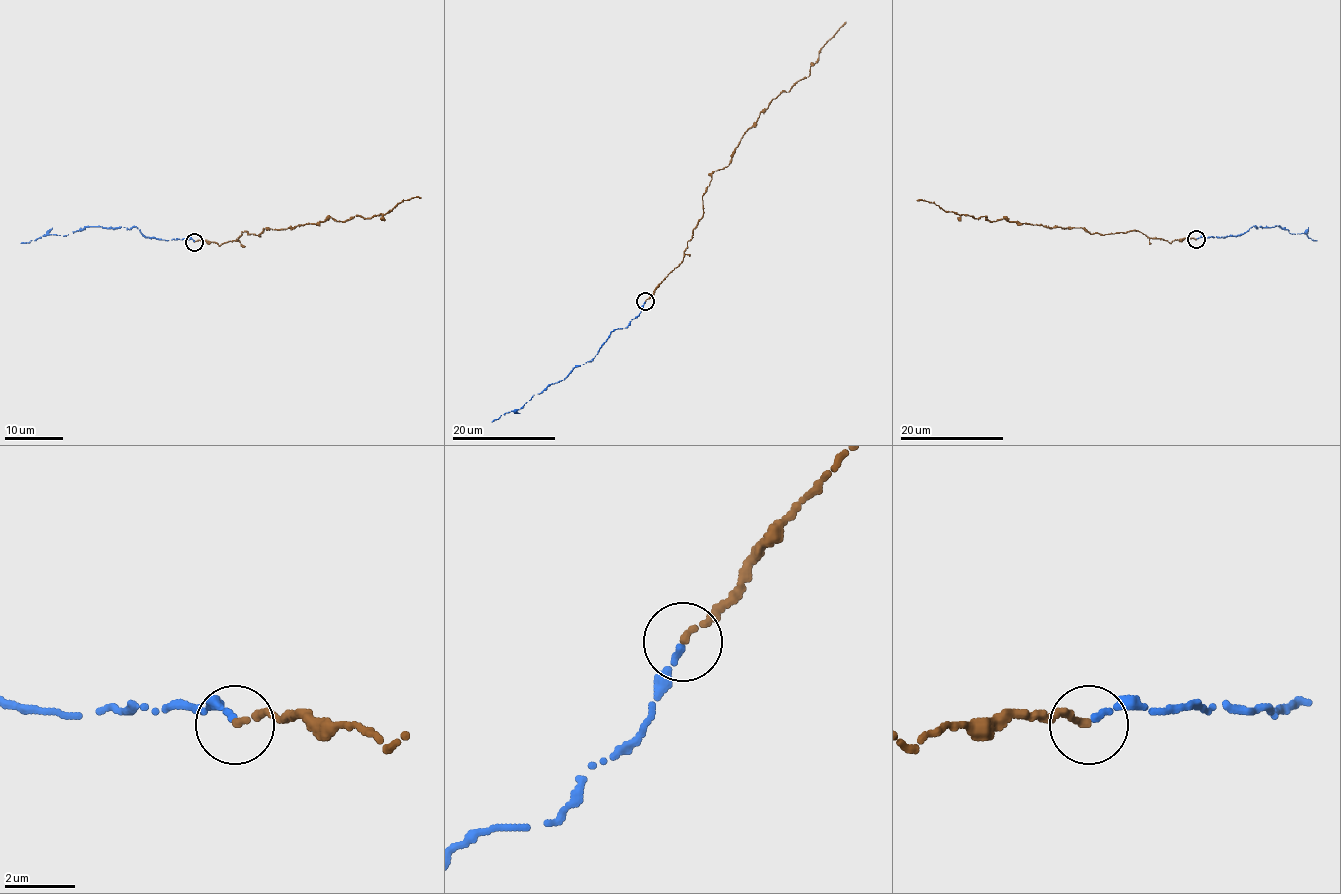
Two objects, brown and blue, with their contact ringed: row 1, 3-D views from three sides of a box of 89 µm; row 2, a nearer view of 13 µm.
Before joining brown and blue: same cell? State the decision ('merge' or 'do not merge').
merge

